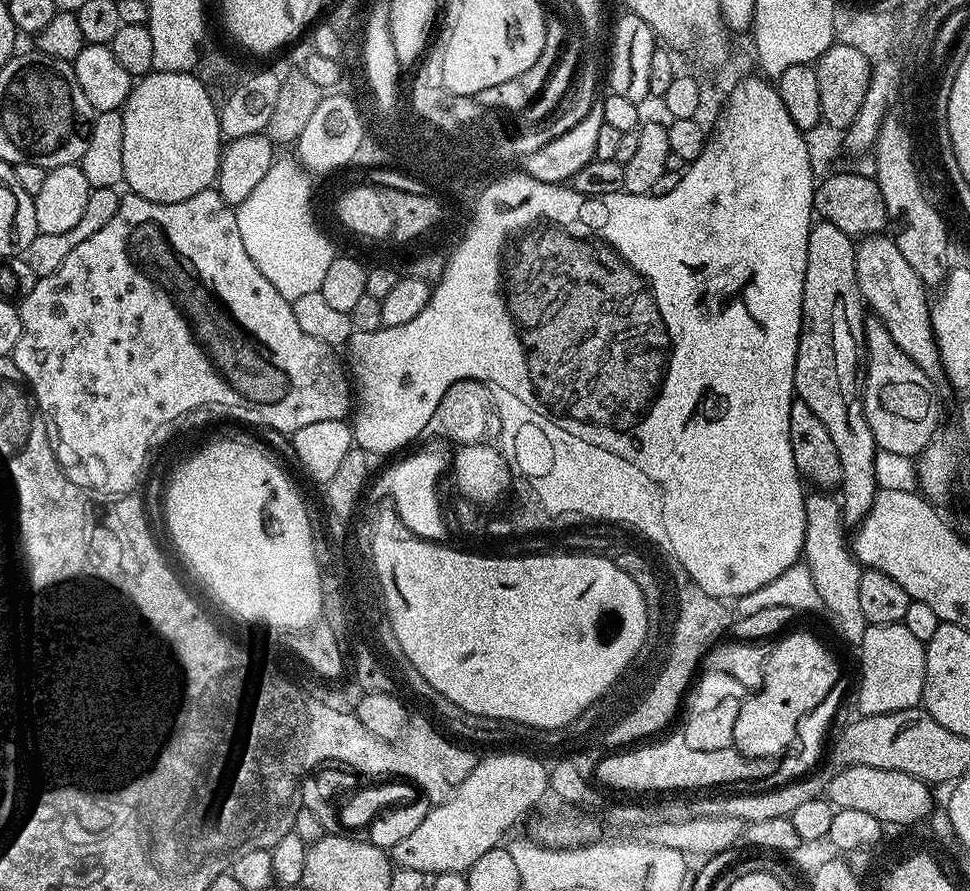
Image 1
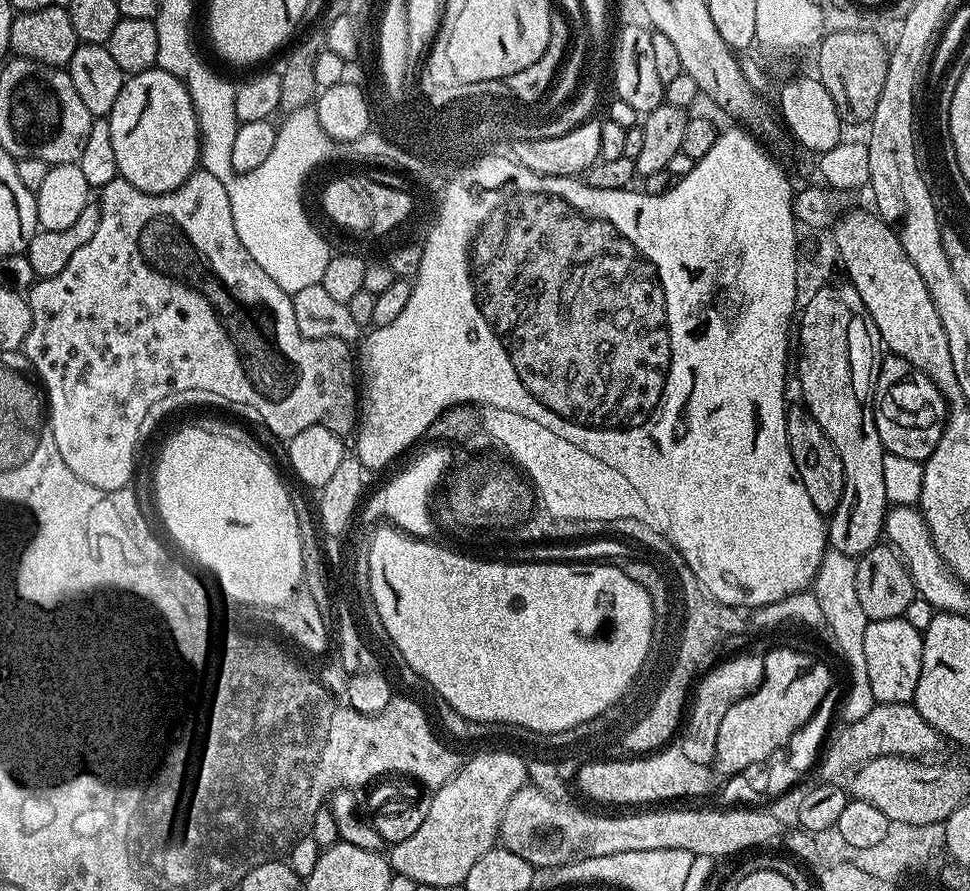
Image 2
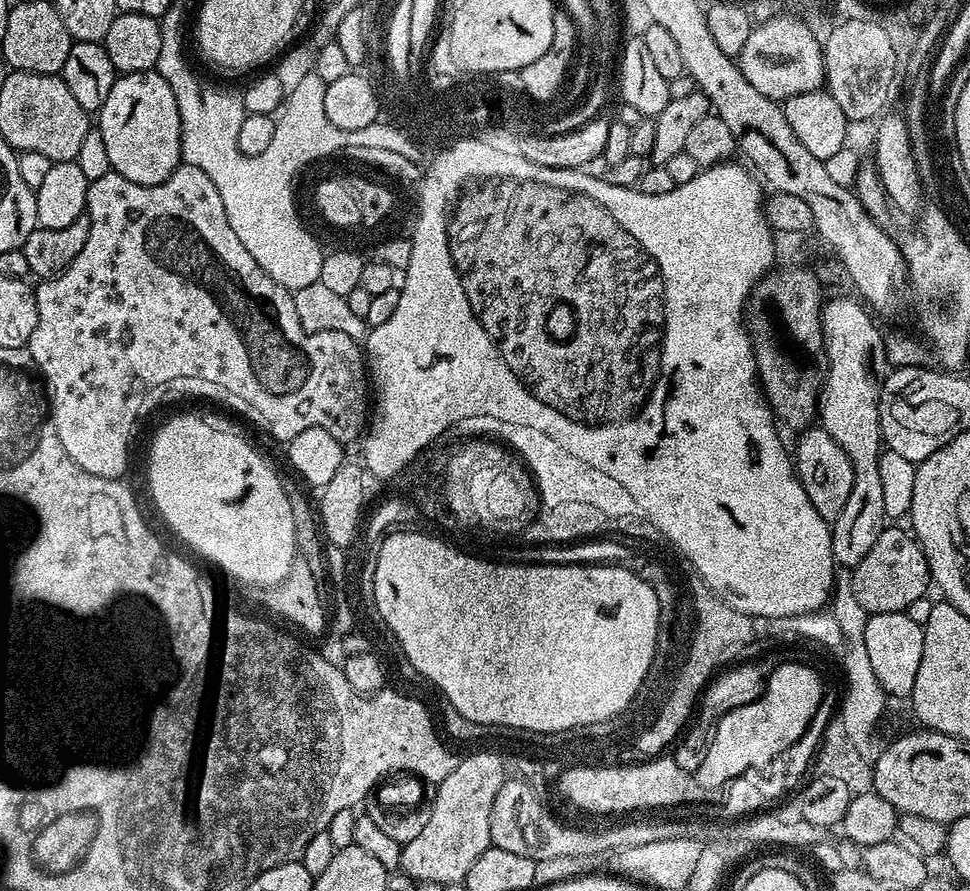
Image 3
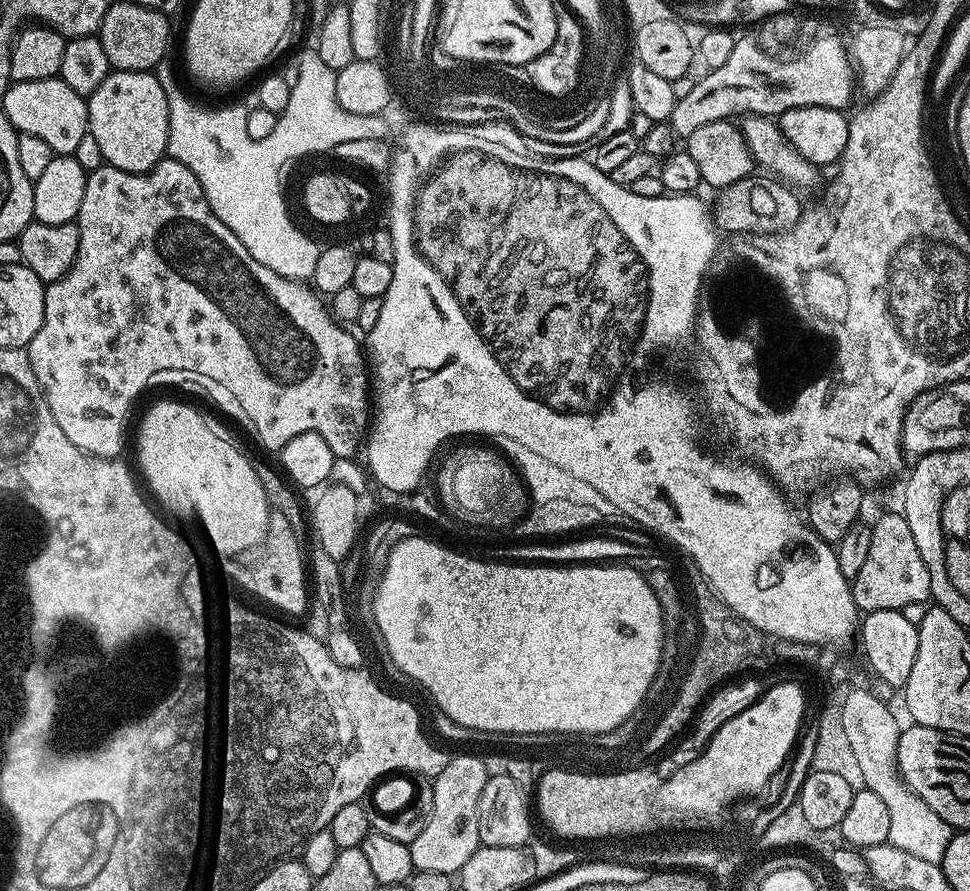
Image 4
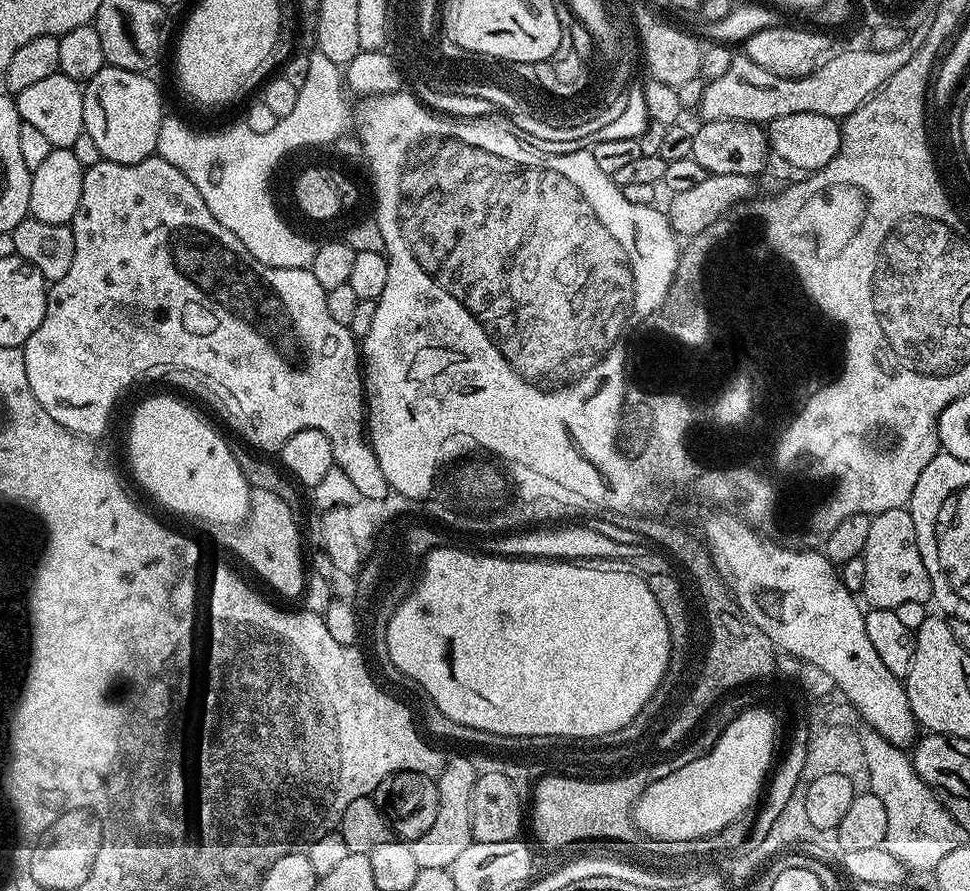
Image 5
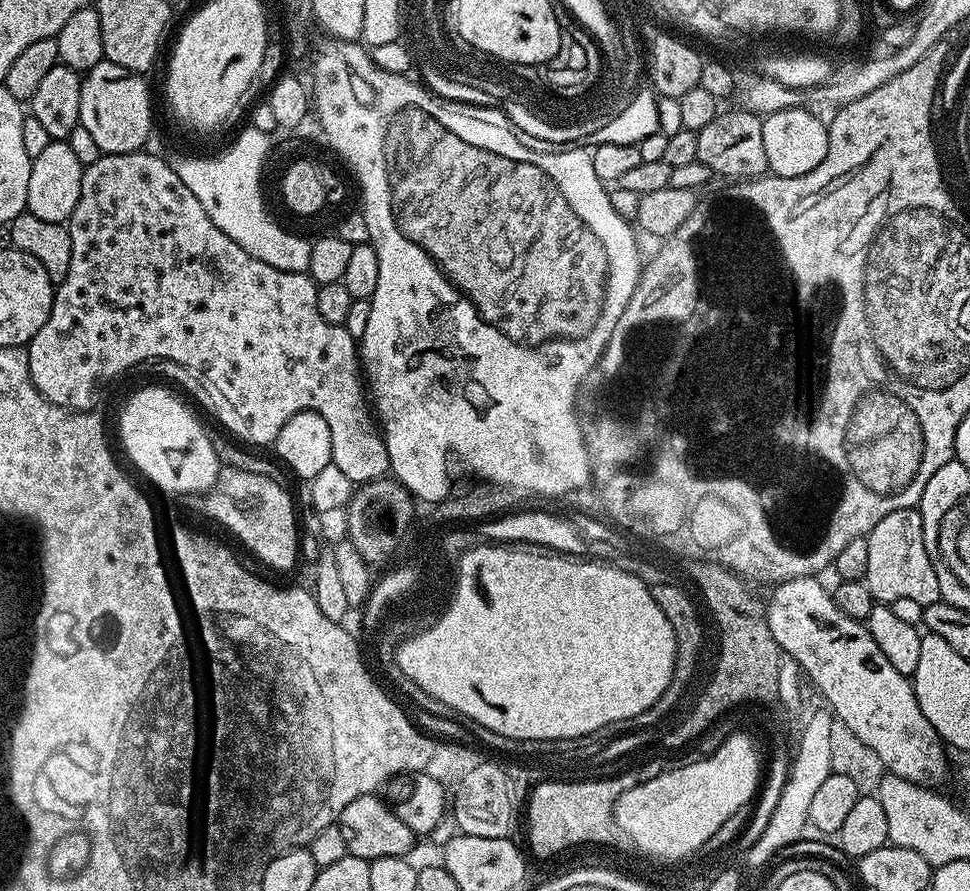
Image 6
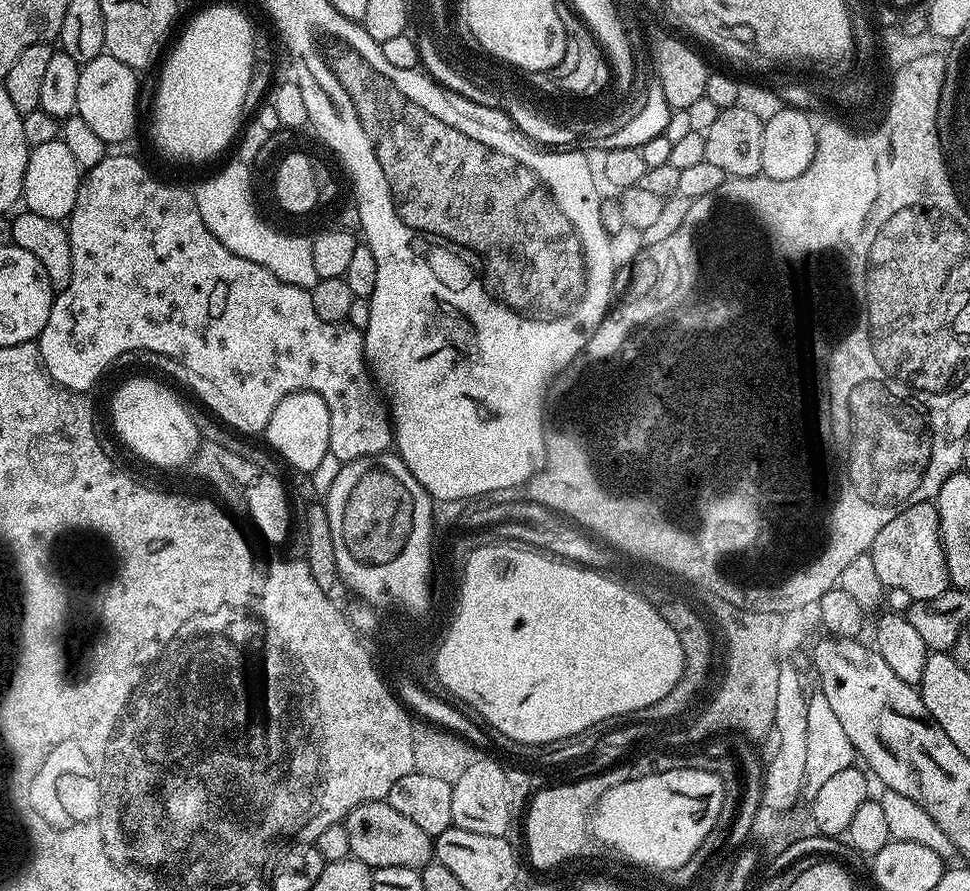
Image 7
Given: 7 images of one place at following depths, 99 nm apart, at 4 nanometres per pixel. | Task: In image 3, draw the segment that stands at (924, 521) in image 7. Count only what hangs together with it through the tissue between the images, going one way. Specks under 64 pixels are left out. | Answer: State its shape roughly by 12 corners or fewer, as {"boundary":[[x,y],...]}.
{"boundary":[[885,526],[850,572],[870,614],[907,612],[930,592],[911,531]]}

